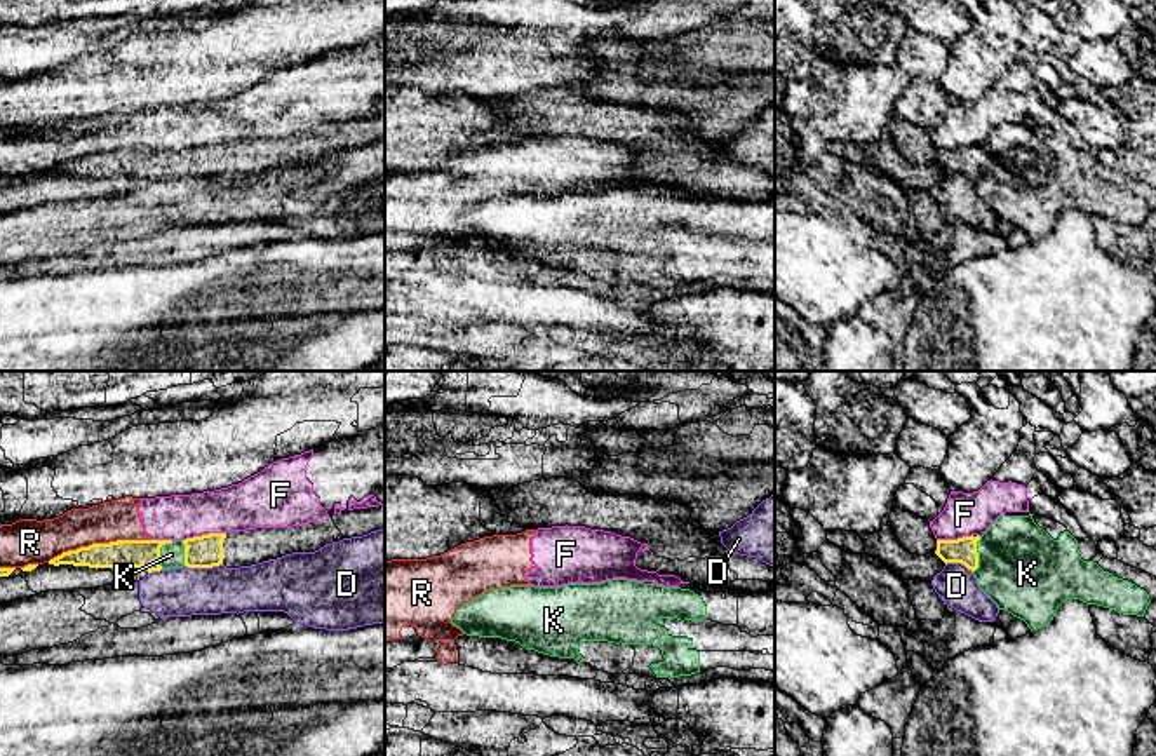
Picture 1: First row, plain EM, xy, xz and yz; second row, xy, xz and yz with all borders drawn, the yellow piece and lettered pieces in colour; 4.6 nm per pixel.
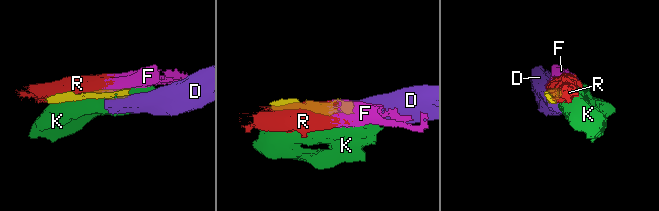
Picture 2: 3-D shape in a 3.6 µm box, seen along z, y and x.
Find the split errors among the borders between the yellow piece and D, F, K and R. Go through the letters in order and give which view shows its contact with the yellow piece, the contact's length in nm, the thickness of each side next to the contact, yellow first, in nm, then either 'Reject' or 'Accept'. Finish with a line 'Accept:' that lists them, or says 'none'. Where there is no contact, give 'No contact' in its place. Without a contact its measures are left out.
D: Touches yellow in xy. Shared border 180 nm. Thickness 150 nm (yellow) against 220 nm. Reject
F: Touches yellow in xy. Shared border 200 nm. Thickness 150 nm (yellow) against 220 nm. Reject
K: Touches yellow in yz. Shared border 170 nm. Thickness 120 nm (yellow) against 400 nm. Reject
R: Touches yellow in xy. Shared border 480 nm. Thickness 130 nm (yellow) against 190 nm. Reject
Accept: none

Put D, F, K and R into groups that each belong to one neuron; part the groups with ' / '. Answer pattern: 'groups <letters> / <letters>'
groups D / F R / K

